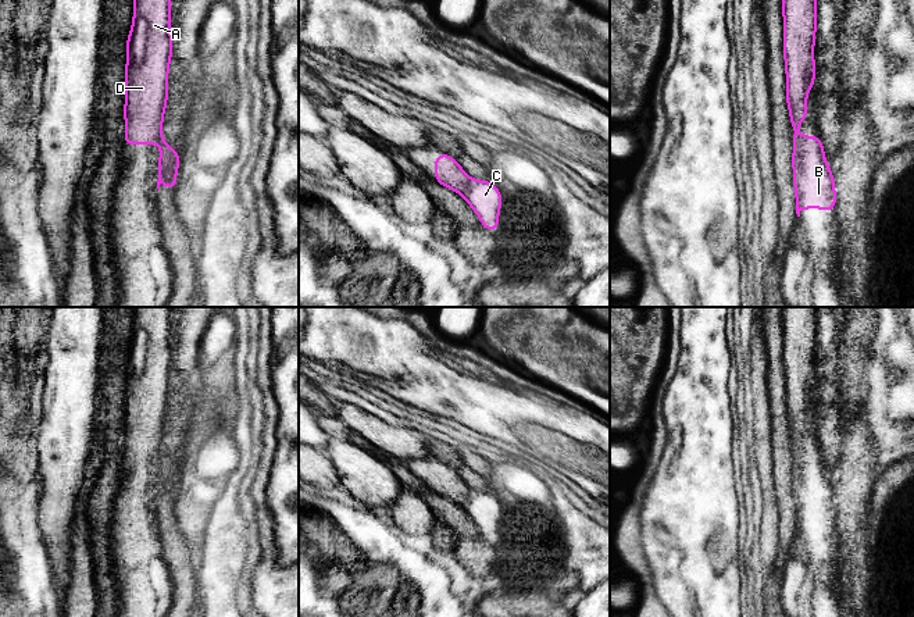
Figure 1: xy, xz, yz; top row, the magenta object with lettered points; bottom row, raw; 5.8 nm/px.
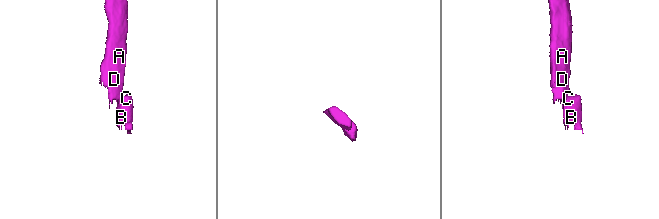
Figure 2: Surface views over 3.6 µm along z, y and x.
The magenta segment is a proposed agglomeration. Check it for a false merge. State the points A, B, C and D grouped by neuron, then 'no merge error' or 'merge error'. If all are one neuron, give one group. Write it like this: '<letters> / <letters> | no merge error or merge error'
A D / B C | merge error

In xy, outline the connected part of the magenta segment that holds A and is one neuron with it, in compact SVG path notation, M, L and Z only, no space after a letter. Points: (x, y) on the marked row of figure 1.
M133 0L124 69L125 145L160 142L171 57L171 0Z

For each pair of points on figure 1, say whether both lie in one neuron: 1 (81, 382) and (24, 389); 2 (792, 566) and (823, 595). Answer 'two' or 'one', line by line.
1: two
2: two

